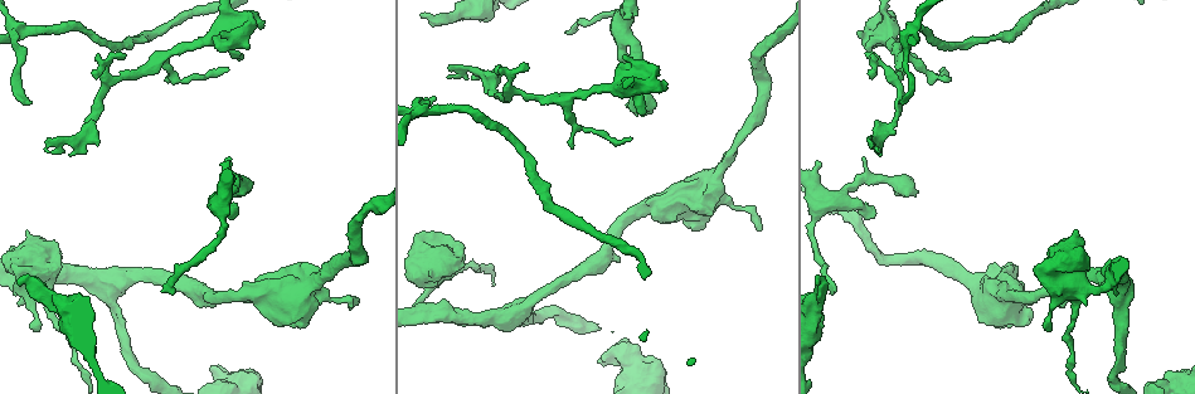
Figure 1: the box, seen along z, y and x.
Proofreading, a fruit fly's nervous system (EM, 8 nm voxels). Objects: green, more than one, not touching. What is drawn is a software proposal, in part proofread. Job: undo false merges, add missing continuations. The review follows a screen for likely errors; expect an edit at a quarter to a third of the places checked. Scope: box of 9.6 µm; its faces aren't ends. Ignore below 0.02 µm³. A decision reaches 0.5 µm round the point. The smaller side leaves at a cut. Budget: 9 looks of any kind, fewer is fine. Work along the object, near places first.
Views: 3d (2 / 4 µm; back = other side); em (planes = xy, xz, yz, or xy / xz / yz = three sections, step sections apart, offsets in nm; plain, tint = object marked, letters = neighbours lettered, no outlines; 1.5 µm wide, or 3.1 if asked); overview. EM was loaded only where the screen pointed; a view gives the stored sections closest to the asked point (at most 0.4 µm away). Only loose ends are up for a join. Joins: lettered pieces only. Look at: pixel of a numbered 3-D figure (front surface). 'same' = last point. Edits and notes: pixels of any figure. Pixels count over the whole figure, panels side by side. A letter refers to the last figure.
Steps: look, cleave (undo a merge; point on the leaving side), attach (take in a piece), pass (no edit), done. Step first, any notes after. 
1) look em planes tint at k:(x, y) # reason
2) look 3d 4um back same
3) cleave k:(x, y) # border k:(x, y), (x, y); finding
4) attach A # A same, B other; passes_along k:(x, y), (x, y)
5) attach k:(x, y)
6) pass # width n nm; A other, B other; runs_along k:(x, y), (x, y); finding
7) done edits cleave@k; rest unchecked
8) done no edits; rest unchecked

look em planes letters at 1:(13, 35) # three arms meet

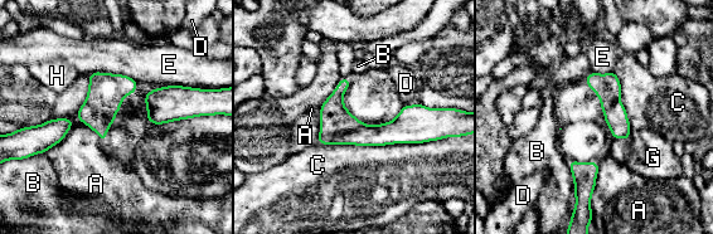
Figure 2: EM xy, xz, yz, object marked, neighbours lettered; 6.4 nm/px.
cleave 2:(335, 120) # A other, B other, C other, D other, E other, G other, H other; border 2:(367, 125), (339, 133), (333, 144); a second neuron is stuck on

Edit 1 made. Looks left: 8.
look overview

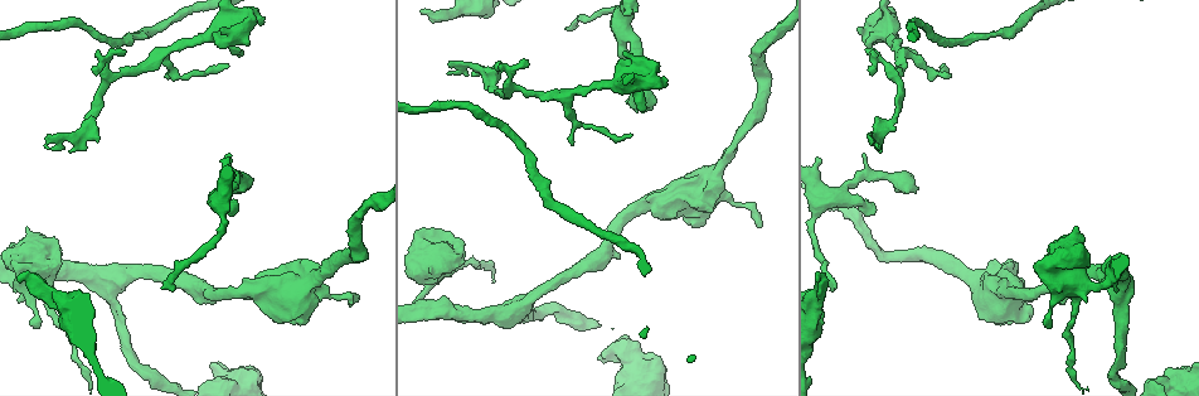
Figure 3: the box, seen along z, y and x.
look 3d 2um at 3:(45, 144) # thin end

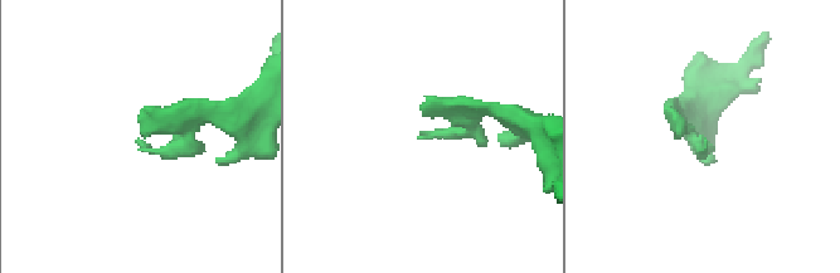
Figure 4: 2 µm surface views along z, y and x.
look em planes plain at 4:(137, 143) # shape alone is not enough

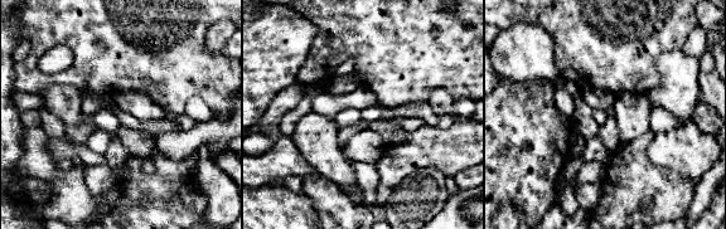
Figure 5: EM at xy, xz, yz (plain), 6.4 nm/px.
look em planes letters same

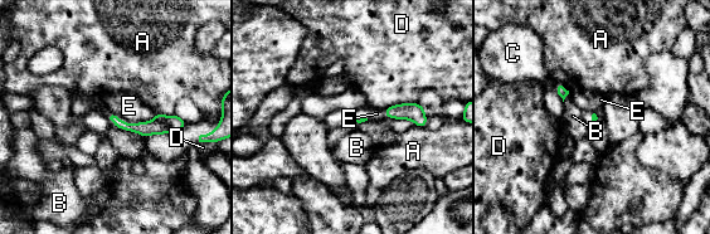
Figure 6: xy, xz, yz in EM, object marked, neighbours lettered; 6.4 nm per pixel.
pass # A other, B other, C other, D other, E other; runs_along 6:(116, 121), (127, 127), (181, 123); none of them fits

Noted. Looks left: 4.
look em planes letters at 3:(18, 278) # free end

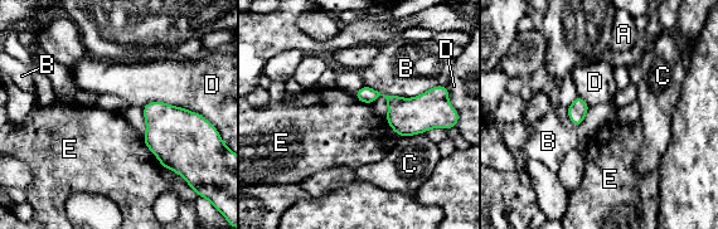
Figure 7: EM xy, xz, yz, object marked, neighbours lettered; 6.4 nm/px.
pass # A other, B other, C other, D other, E other; border 7:(142, 136), (159, 162), (182, 176); no lettered piece goes on from it

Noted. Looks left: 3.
look 3d 4um at 3:(1112, 271) # abrupt turn

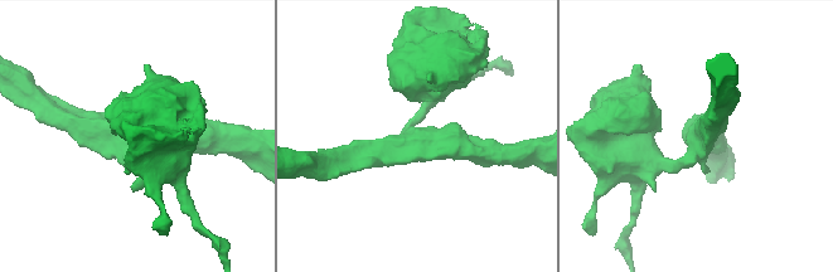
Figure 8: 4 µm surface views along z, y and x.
look em planes tint at 8:(700, 135) # now the EM

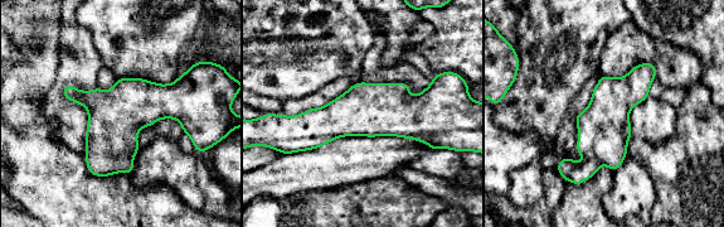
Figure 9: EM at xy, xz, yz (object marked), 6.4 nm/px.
look em planes letters same # what lies round it

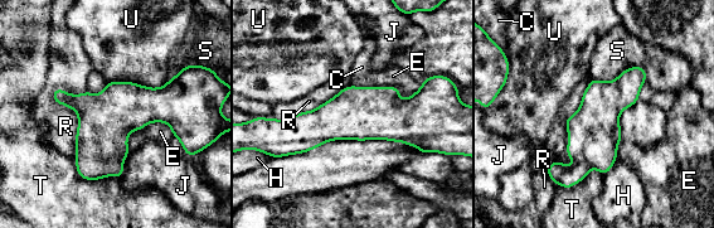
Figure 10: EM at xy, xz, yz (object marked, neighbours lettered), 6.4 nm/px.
pass # width 320 nm; longest_contact U 400 nm; C other, E other, H other, J other, R other, S other, T other, U other; all the same neuron

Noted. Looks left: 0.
done edits cleave@2; rest unchecked

